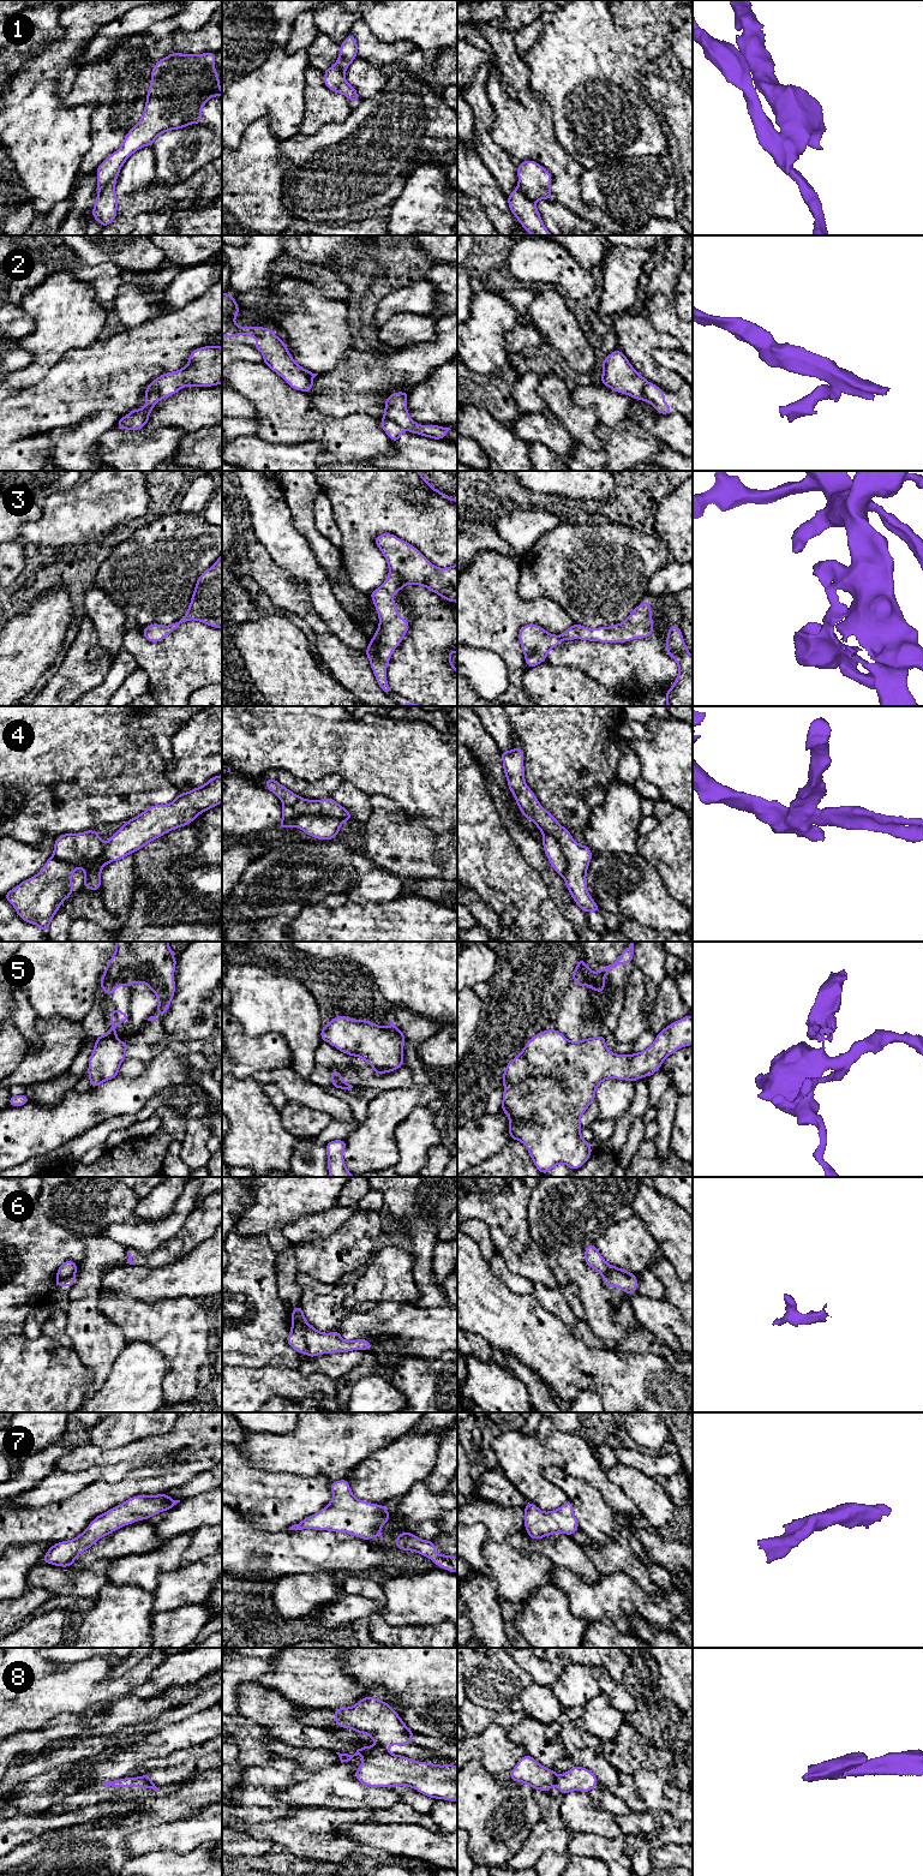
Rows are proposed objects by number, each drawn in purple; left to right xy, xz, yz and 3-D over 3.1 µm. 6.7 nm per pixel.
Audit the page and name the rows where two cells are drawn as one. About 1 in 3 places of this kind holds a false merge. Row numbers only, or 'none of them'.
1, 2, 4, 5, 6, 8

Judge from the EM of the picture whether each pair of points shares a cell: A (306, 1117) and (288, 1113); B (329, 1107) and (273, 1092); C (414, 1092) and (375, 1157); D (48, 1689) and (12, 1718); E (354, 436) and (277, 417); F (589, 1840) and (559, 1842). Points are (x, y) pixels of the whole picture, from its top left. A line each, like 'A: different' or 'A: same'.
A: same
B: different
C: same
D: same
E: same
F: different

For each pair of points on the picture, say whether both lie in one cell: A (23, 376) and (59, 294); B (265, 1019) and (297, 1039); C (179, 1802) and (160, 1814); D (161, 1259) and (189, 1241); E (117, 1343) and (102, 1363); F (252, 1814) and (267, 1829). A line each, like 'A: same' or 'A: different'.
A: same
B: same
C: same
D: same
E: same
F: different

